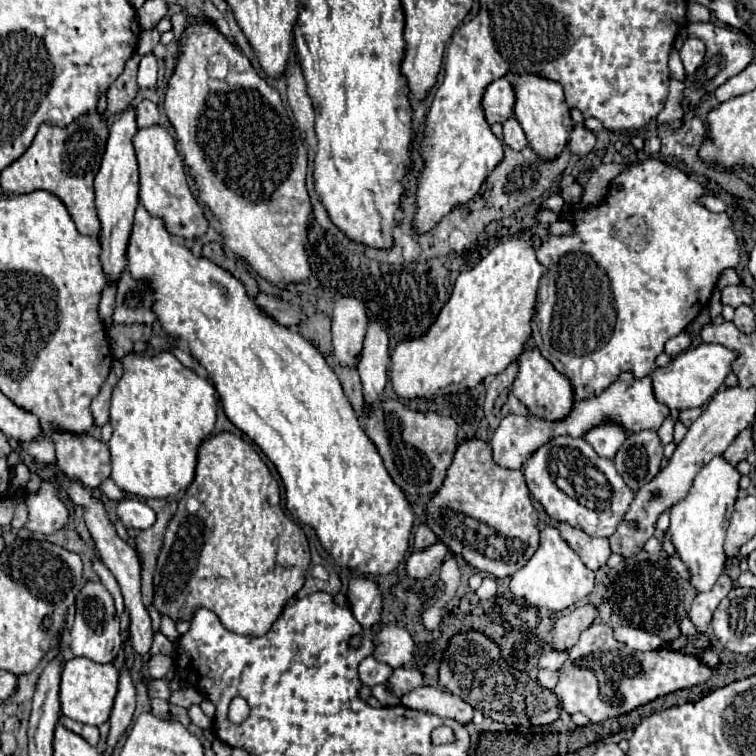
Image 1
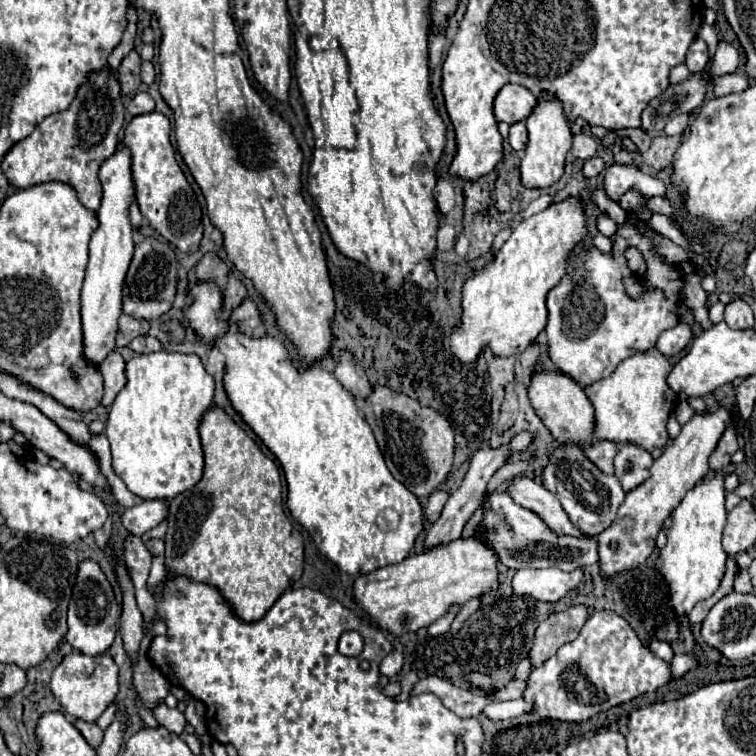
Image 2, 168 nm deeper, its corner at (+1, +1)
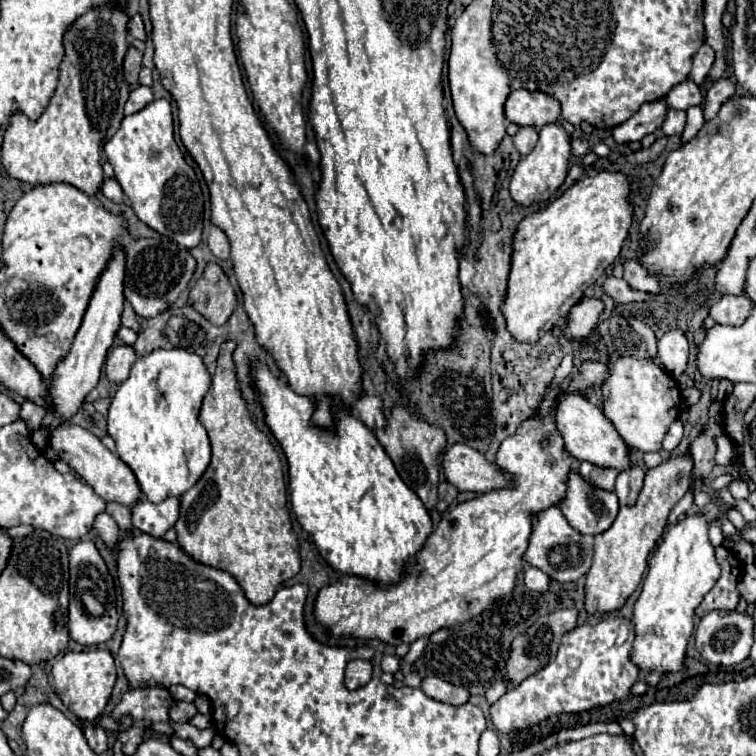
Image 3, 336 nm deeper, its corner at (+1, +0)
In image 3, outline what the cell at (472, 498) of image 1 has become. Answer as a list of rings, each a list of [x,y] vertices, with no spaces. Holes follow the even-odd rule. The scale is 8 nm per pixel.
[[[549,506],[539,514],[531,514],[531,522],[533,522],[533,532],[529,538],[527,552],[523,554],[523,562],[543,570],[557,582],[575,582],[591,568],[593,536],[573,530],[565,520],[563,512],[559,510],[559,506]]]

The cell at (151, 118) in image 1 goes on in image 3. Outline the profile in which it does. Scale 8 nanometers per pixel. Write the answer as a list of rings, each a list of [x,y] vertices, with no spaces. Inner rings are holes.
[[[137,86],[131,90],[129,100],[125,104],[125,114],[135,114],[139,110],[143,110],[147,104],[153,102],[153,94],[149,86]]]

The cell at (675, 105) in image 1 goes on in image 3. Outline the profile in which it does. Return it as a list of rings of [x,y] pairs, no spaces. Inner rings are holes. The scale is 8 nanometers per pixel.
[[[671,110],[667,114],[667,120],[665,120],[661,130],[665,132],[665,136],[681,136],[683,128],[685,128],[685,112],[683,110]]]

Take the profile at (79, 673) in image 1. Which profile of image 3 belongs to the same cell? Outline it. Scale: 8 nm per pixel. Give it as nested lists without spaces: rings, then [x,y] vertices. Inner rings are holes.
[[[97,648],[97,650],[83,650],[83,652],[65,652],[65,656],[55,662],[51,676],[53,676],[55,694],[61,698],[61,702],[79,720],[93,722],[103,714],[111,698],[111,692],[117,680],[117,668],[115,668],[113,656],[107,650]]]

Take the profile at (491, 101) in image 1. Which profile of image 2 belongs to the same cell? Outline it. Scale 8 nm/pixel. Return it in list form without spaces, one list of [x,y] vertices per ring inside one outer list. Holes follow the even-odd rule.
[[[507,83],[501,87],[495,99],[495,117],[497,121],[505,121],[513,125],[525,121],[535,105],[537,105],[537,97],[529,89]]]

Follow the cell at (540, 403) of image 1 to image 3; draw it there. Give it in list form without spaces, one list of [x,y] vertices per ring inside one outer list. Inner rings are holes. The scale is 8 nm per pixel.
[[[559,394],[557,406],[555,406],[555,426],[565,442],[565,450],[573,454],[577,460],[587,460],[601,468],[617,468],[625,470],[629,466],[629,450],[613,424],[605,418],[605,414],[591,404],[581,394]]]

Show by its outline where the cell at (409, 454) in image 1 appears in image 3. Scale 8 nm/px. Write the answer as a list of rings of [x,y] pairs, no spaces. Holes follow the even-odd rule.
[[[395,406],[387,418],[387,426],[375,430],[377,440],[385,448],[387,456],[393,460],[401,480],[421,498],[429,512],[435,510],[437,502],[437,484],[439,484],[439,454],[447,448],[447,438],[443,428],[415,418],[407,408]]]

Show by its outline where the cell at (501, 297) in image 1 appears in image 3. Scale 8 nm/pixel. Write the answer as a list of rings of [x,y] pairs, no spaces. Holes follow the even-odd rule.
[[[597,172],[585,180],[579,180],[575,182],[569,190],[565,190],[559,198],[555,198],[551,204],[547,204],[543,210],[537,210],[529,216],[525,216],[519,224],[517,224],[517,230],[513,234],[513,254],[511,254],[511,270],[509,270],[509,282],[507,282],[507,290],[505,290],[505,298],[503,298],[503,304],[501,304],[501,314],[505,316],[507,320],[507,330],[509,334],[517,340],[517,342],[523,342],[523,344],[535,344],[545,332],[549,332],[567,312],[569,308],[583,296],[583,292],[605,272],[605,268],[619,256],[621,252],[621,246],[623,246],[623,240],[627,238],[627,228],[631,224],[631,204],[629,204],[629,180],[619,174],[619,172]]]

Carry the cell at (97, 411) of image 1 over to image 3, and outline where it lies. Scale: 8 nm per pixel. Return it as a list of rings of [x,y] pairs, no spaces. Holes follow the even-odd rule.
[[[117,346],[107,354],[107,362],[105,362],[105,374],[107,380],[113,384],[121,384],[129,378],[129,368],[135,362],[135,350],[133,346]]]

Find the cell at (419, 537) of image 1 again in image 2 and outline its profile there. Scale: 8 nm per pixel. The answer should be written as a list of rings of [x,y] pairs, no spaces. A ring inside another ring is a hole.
[[[437,489],[437,491],[429,497],[429,503],[427,503],[427,507],[425,507],[425,517],[427,517],[427,521],[433,523],[433,521],[439,519],[439,515],[441,515],[443,505],[447,503],[447,499],[449,499],[449,493],[443,491],[443,489]]]

